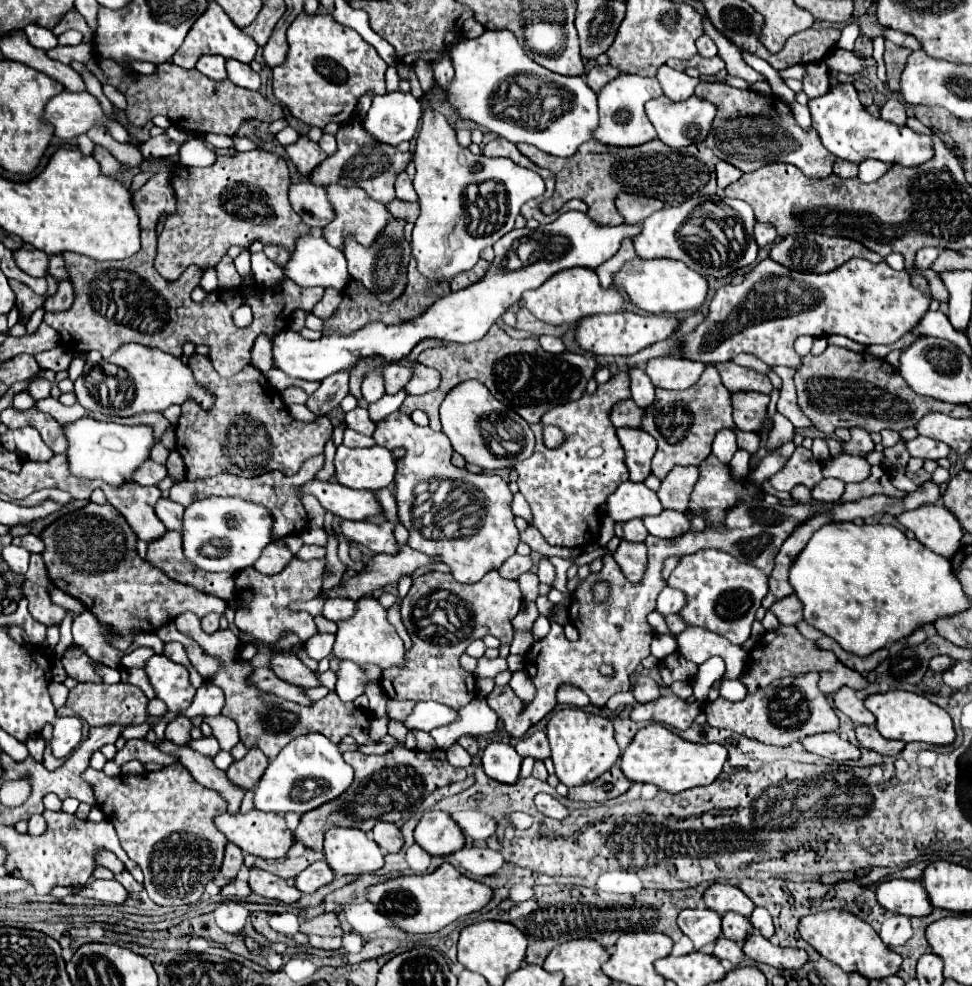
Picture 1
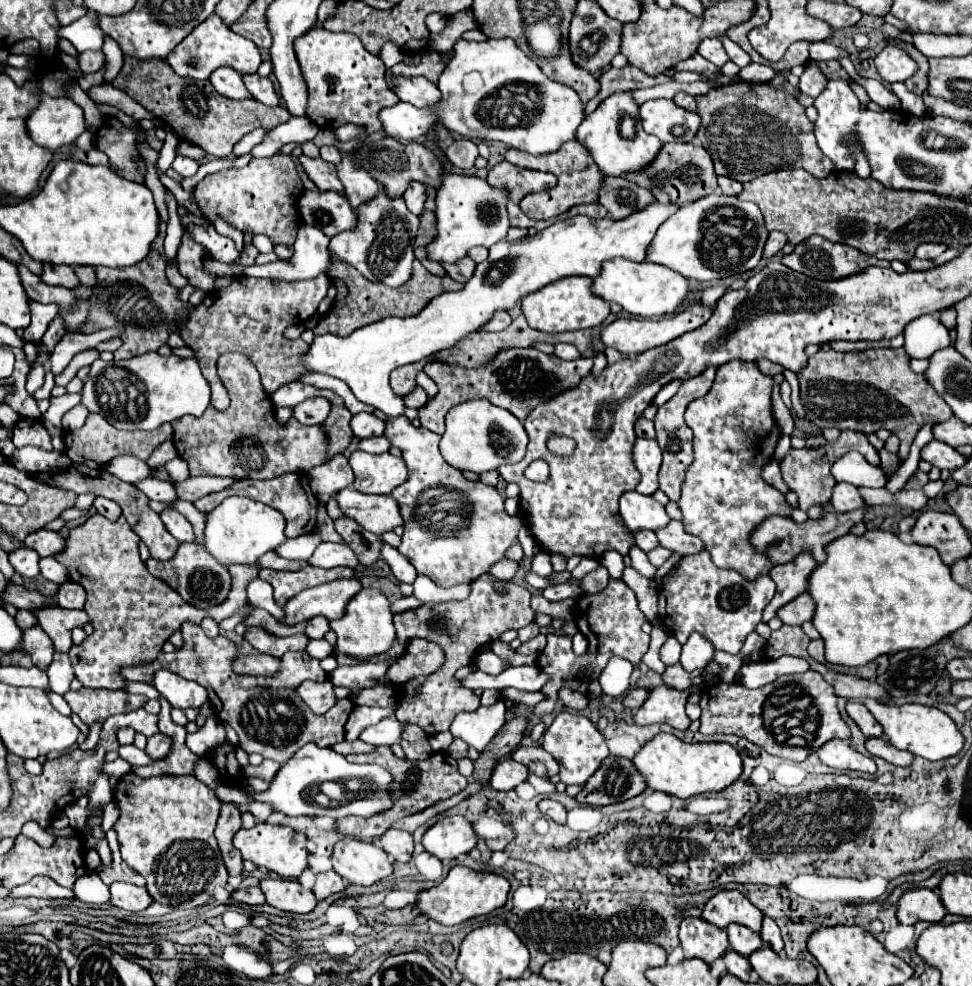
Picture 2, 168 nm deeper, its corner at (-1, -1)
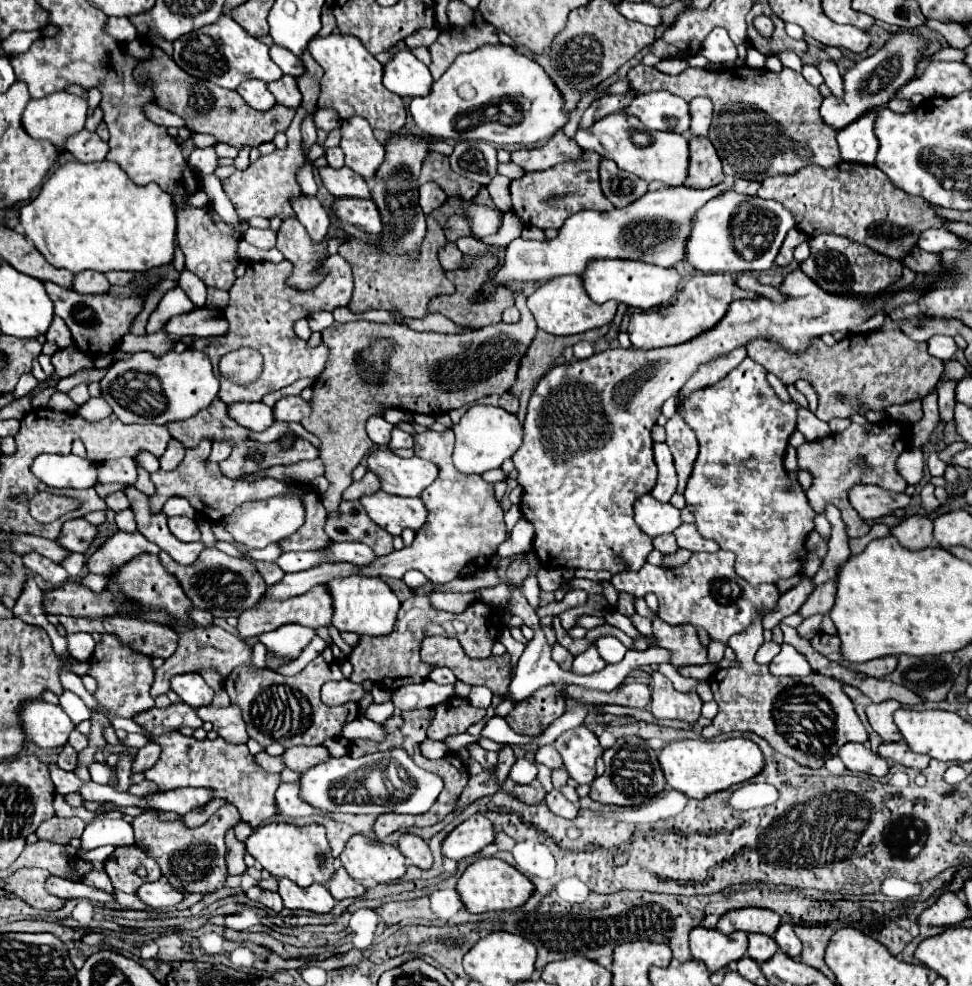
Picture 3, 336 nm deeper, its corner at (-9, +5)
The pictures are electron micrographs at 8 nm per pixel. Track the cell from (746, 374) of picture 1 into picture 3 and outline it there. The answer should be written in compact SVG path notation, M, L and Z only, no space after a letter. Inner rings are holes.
M745 357L741 361L741 365L737 365L723 381L719 381L719 385L713 385L711 389L701 389L697 391L695 395L687 397L687 401L681 405L681 413L685 417L685 421L693 427L695 435L697 435L697 441L699 441L699 457L695 461L695 467L693 467L693 473L687 481L687 489L685 489L685 501L687 501L687 509L695 515L695 527L699 529L699 533L705 537L705 539L715 539L719 543L721 549L725 551L733 551L735 553L735 569L737 573L747 579L751 585L759 585L759 583L775 583L775 581L781 581L781 579L789 579L793 577L795 573L799 573L805 565L805 559L807 559L807 551L805 551L805 537L807 533L813 529L813 509L807 505L807 497L801 489L801 485L797 481L791 481L787 477L787 471L783 467L783 455L785 455L785 449L787 449L787 441L791 437L791 433L795 431L795 425L797 425L797 403L785 403L781 401L775 391L771 389L771 385L767 383L767 371L751 361L749 357Z

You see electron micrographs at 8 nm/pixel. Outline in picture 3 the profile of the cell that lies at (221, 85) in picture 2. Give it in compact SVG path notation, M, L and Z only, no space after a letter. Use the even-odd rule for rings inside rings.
M245 79L237 87L237 93L245 99L247 105L251 105L259 111L267 111L275 105L275 97L267 91L265 81L259 81L259 79Z

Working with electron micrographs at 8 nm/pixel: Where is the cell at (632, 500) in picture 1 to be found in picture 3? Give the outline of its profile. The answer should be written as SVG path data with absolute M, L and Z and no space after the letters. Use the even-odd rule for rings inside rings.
M645 493L635 501L635 523L649 537L657 537L663 533L673 533L681 525L681 517L677 507L671 503L661 503L651 497L651 493Z

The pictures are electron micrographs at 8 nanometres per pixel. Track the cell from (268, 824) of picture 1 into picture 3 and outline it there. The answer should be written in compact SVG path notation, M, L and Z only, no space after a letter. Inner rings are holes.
M267 823L257 827L245 841L247 851L267 869L273 877L287 877L301 887L309 887L311 883L325 883L335 873L331 849L325 837L323 825L305 825L295 827L287 823Z

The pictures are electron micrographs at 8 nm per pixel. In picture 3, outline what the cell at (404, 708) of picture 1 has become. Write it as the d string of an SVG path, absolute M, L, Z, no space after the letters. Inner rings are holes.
M349 679L341 681L327 681L321 687L321 701L325 705L343 705L349 701L361 701L363 699L363 687L359 683L353 683Z

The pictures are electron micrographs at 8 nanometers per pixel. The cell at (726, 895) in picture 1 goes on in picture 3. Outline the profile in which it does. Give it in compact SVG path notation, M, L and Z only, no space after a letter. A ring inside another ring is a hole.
M747 907L747 909L731 909L719 917L717 929L721 933L733 933L737 929L745 933L763 933L763 935L773 935L775 929L779 927L781 917L763 907Z

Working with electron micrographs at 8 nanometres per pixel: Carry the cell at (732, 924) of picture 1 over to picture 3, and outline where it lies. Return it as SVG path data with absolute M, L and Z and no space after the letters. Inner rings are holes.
M749 933L749 949L747 955L751 959L755 959L757 963L763 963L767 959L771 959L777 953L777 943L773 941L773 937L769 935L761 935L761 933Z

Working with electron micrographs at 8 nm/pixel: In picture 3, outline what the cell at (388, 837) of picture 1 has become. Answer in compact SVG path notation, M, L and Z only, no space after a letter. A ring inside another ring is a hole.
M401 833L397 847L405 855L409 865L415 865L415 867L421 867L421 869L431 867L433 857L431 857L431 851L429 851L427 843L421 837L417 837L413 833Z

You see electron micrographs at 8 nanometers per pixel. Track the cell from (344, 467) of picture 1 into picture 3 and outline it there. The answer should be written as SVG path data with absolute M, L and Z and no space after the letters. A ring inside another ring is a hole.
M377 447L367 455L367 469L379 477L383 491L403 497L419 497L437 477L433 463L419 457L403 459L385 447Z

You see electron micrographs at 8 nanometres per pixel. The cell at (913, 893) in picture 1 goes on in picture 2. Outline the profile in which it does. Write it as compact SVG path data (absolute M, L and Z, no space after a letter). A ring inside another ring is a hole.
M913 889L907 891L897 903L897 919L903 925L915 925L917 921L939 923L947 909L943 907L939 895L931 889Z

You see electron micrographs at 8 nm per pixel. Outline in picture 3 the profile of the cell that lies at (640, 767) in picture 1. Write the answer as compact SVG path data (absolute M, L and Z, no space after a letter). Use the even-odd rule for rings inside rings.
M743 737L725 741L683 739L683 741L671 741L659 751L659 765L663 769L669 787L685 793L687 797L703 799L713 791L723 791L729 789L731 785L755 777L763 769L763 753L753 741Z

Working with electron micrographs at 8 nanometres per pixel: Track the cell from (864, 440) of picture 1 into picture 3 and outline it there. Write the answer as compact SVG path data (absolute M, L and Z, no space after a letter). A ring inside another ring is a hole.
M883 421L873 427L863 427L857 423L851 423L845 431L841 433L831 433L829 437L821 441L807 441L801 447L797 447L797 465L799 469L805 469L813 477L813 485L807 491L809 505L815 513L823 513L827 503L833 503L847 525L849 537L863 537L869 533L869 525L857 515L857 511L851 507L847 499L847 491L855 483L873 483L881 485L891 491L905 491L907 483L905 479L895 471L895 459L901 451L907 449L911 439L911 429L907 423L897 423L897 421ZM855 457L863 457L869 469L859 469L853 465Z

